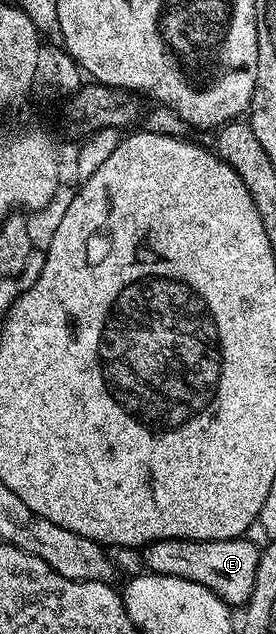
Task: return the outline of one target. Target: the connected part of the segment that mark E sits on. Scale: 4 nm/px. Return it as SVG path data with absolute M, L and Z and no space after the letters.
M251 538L238 540L154 540L142 549L141 555L147 563L146 571L157 576L176 576L204 584L213 594L217 594L229 606L246 605L249 594L253 594L253 584L257 578L260 545L255 545Z

